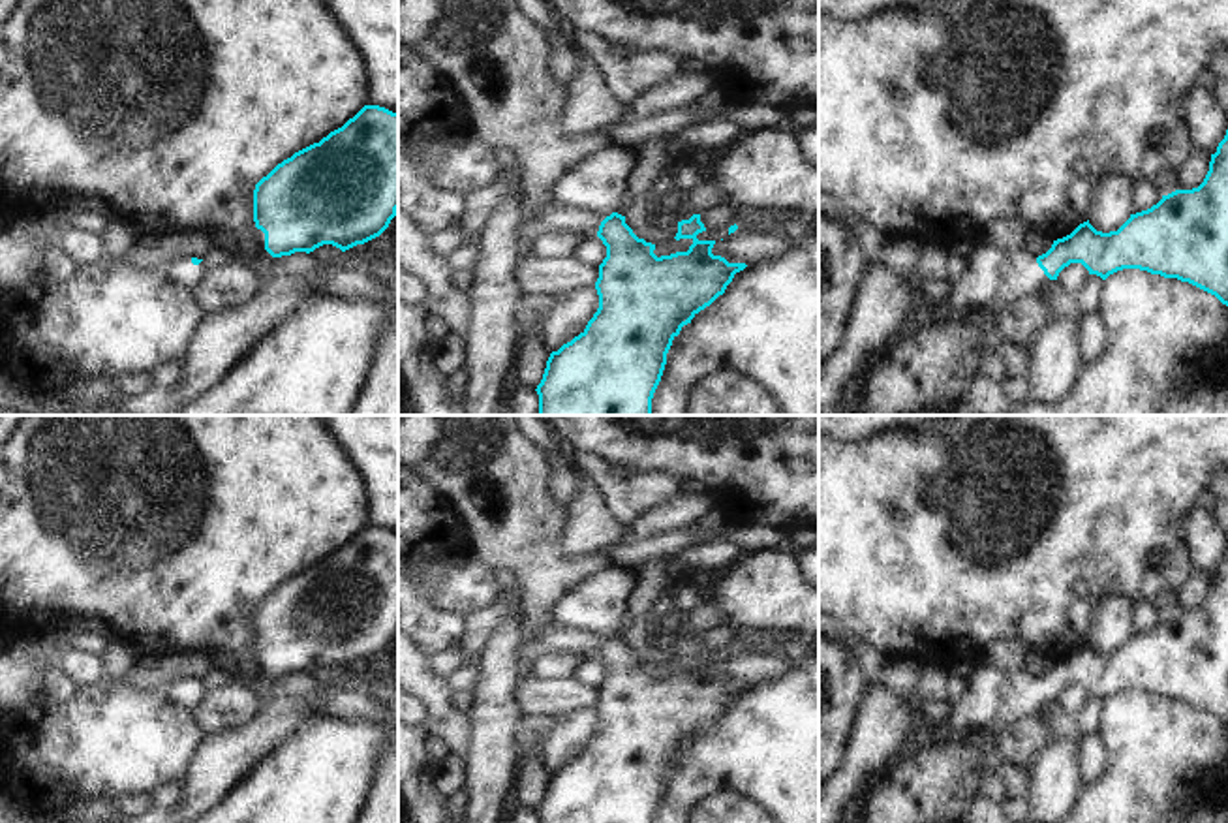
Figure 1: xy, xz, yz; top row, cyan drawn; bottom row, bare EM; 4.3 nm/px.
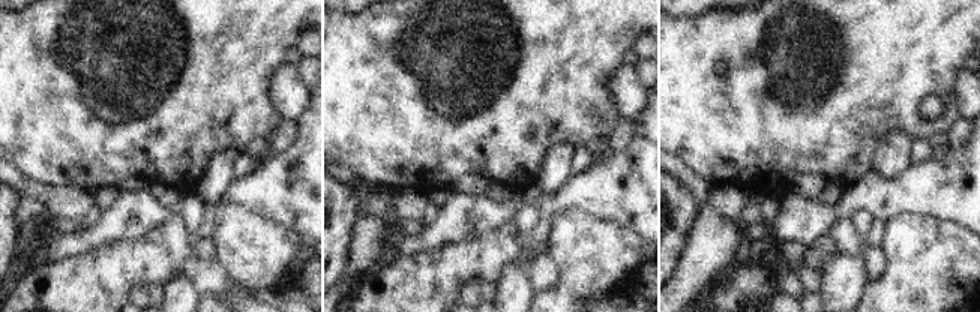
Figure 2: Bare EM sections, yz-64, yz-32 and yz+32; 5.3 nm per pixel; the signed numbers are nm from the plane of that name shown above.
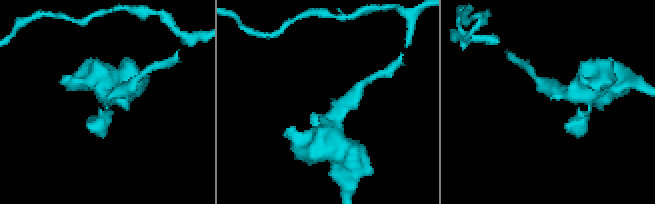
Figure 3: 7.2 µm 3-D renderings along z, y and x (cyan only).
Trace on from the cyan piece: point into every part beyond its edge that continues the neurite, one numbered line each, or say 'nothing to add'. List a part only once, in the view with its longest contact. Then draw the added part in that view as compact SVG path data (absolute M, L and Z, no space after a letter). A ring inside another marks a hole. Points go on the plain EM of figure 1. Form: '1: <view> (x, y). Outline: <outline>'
1: yz (996, 699). Outline: M976 663L969 688L952 705L950 718L937 727L946 729L1010 729L1023 718L1035 718L1050 703L1036 678L1025 671L1005 673Z

